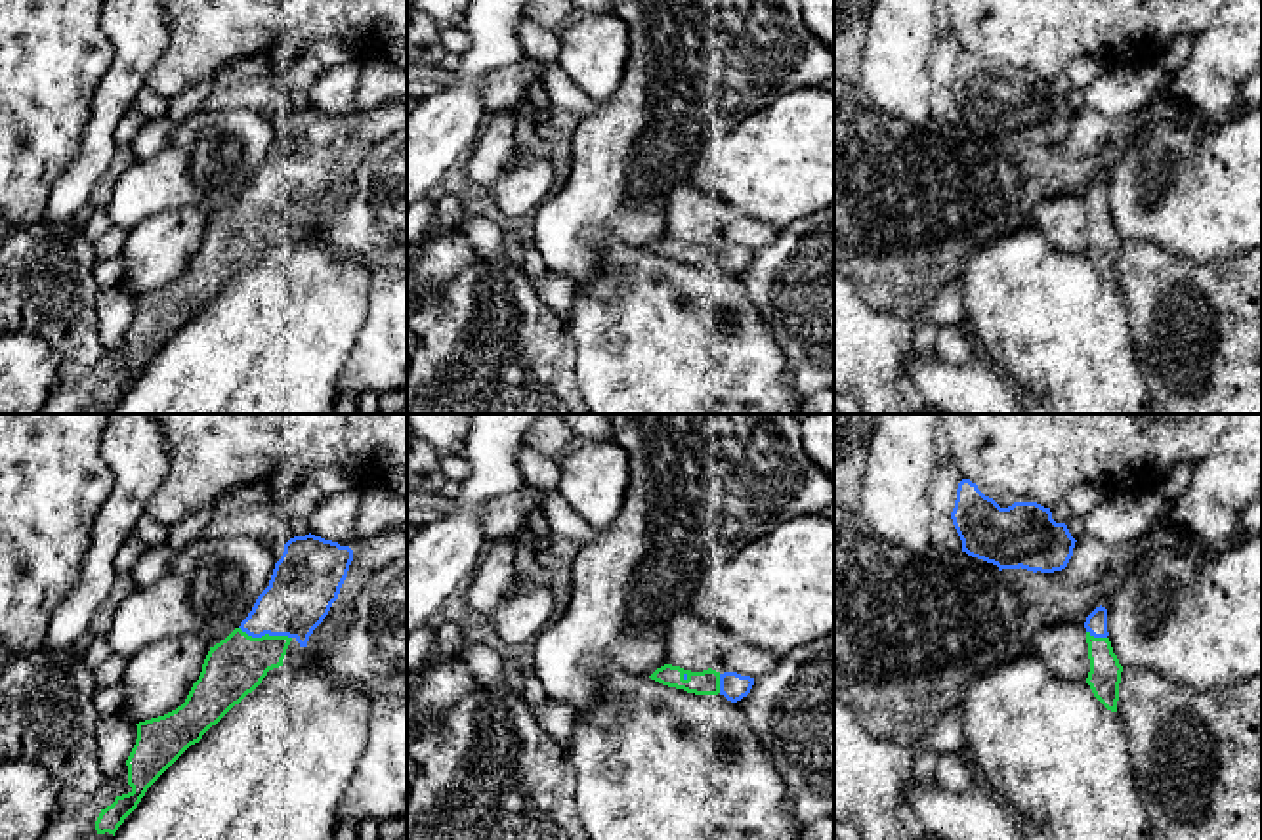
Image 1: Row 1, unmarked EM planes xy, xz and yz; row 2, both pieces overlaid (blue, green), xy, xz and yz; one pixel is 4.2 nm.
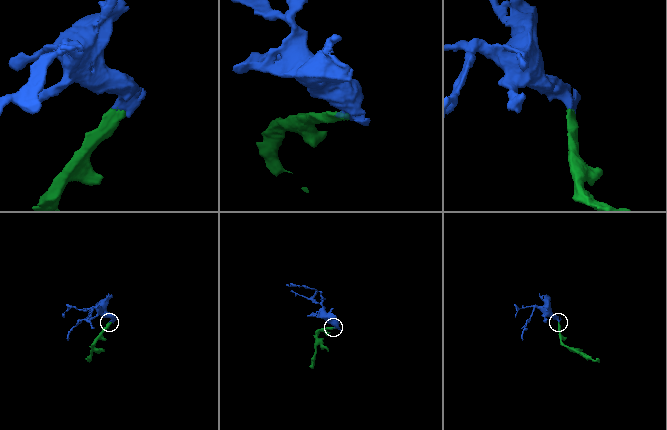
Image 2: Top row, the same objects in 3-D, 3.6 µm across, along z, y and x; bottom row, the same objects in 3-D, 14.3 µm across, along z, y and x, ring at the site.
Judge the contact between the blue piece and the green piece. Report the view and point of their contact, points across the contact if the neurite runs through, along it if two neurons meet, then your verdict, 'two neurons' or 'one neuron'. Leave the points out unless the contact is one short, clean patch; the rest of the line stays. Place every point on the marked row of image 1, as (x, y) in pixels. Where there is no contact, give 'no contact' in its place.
meets blue in xy at (266, 632); runs through xy (302, 588), (266, 632), (235, 667); one neuron

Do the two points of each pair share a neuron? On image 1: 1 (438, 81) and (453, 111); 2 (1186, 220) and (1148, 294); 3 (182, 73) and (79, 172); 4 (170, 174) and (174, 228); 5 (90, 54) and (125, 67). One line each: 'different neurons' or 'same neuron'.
1: different neurons
2: different neurons
3: different neurons
4: different neurons
5: different neurons

